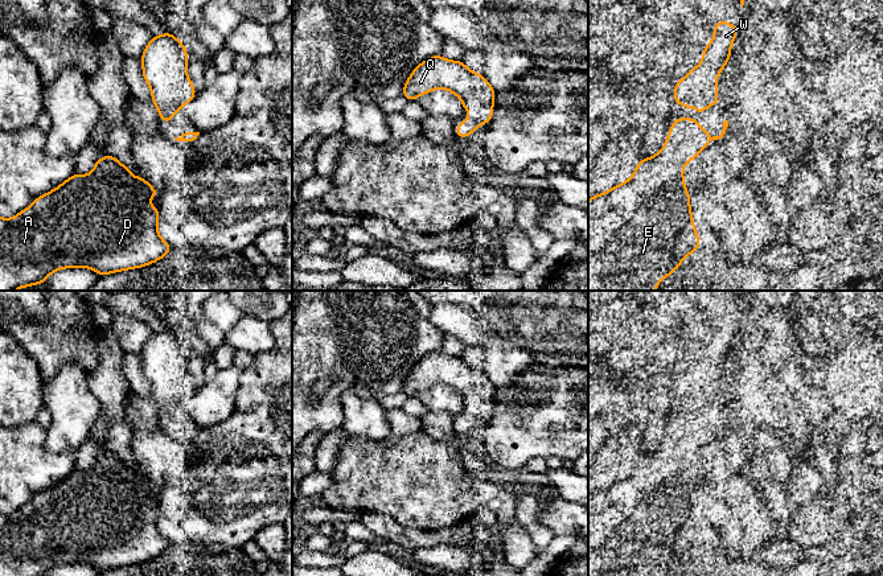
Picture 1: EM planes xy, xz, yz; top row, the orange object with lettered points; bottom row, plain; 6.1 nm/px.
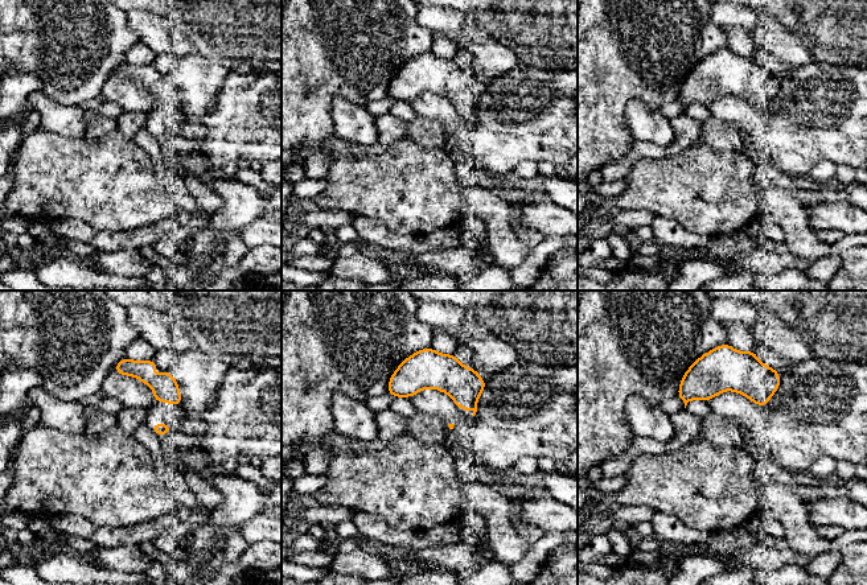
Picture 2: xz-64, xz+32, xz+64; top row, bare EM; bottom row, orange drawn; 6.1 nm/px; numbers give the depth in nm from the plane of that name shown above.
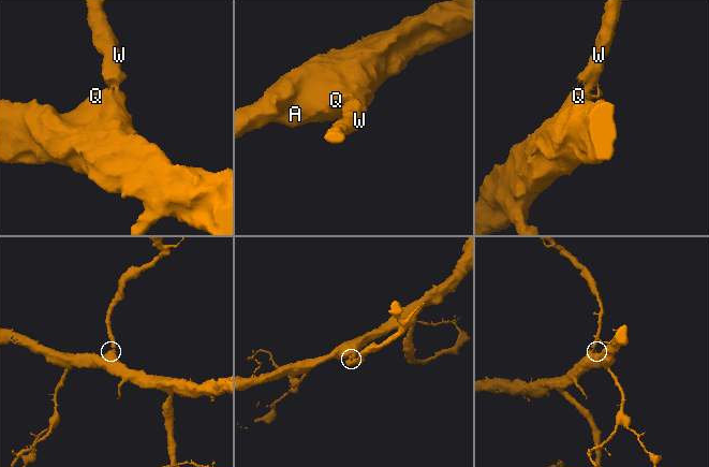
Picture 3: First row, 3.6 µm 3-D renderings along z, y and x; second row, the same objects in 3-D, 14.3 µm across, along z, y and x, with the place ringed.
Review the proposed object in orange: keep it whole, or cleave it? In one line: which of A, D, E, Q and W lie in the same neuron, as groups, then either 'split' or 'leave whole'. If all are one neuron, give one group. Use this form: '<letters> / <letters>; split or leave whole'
A D E Q W; leave whole

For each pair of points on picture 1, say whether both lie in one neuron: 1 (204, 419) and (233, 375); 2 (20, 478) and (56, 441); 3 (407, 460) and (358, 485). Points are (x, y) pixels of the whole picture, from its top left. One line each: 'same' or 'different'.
1: same
2: different
3: same

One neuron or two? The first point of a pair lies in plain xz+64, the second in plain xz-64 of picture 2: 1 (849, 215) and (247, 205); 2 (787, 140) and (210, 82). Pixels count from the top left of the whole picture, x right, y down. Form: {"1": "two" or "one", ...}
{"1": "two", "2": "two"}

